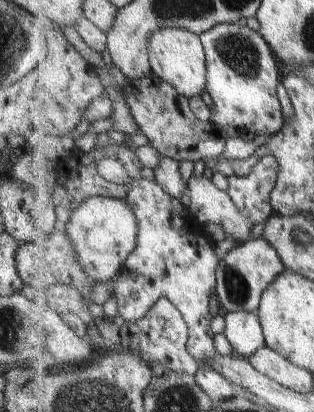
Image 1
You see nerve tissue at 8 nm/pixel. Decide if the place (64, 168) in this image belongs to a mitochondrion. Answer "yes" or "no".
no

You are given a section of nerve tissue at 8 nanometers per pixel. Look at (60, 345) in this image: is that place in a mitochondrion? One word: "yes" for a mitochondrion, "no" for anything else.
no

